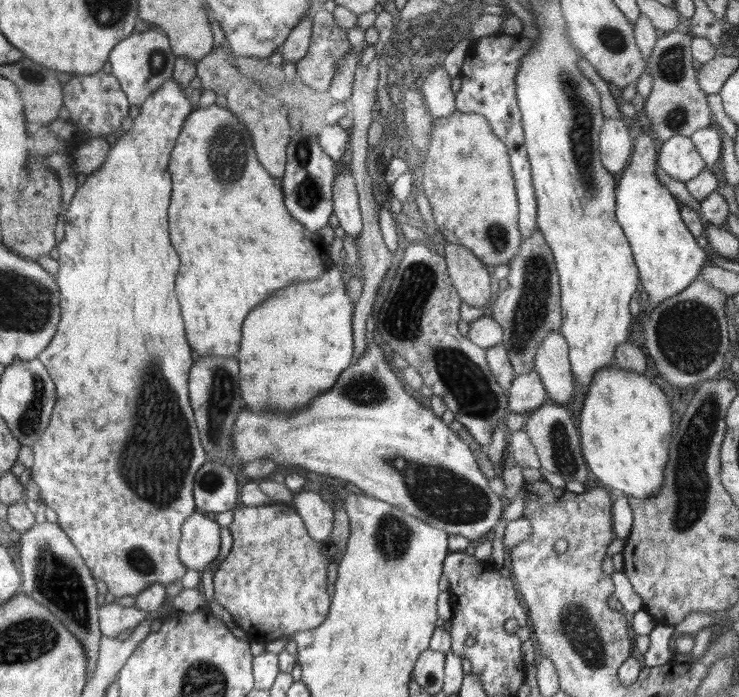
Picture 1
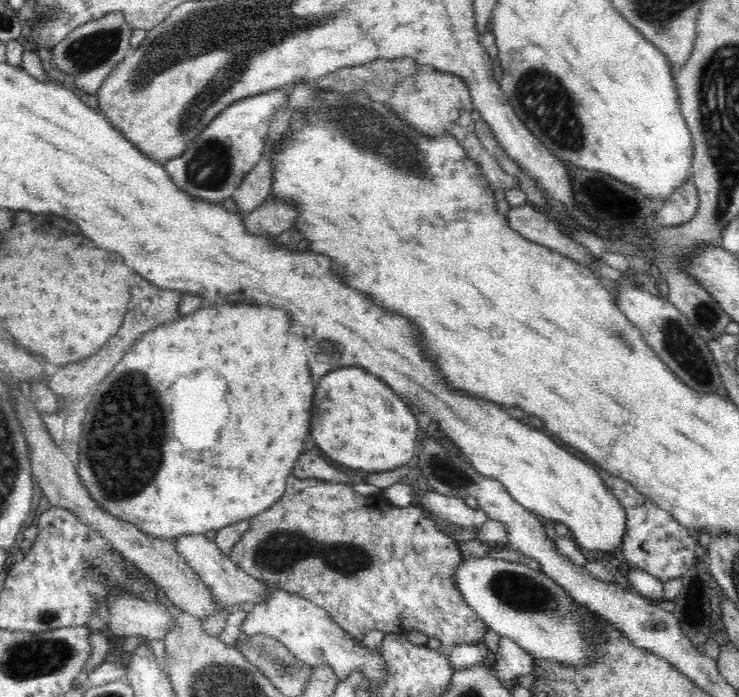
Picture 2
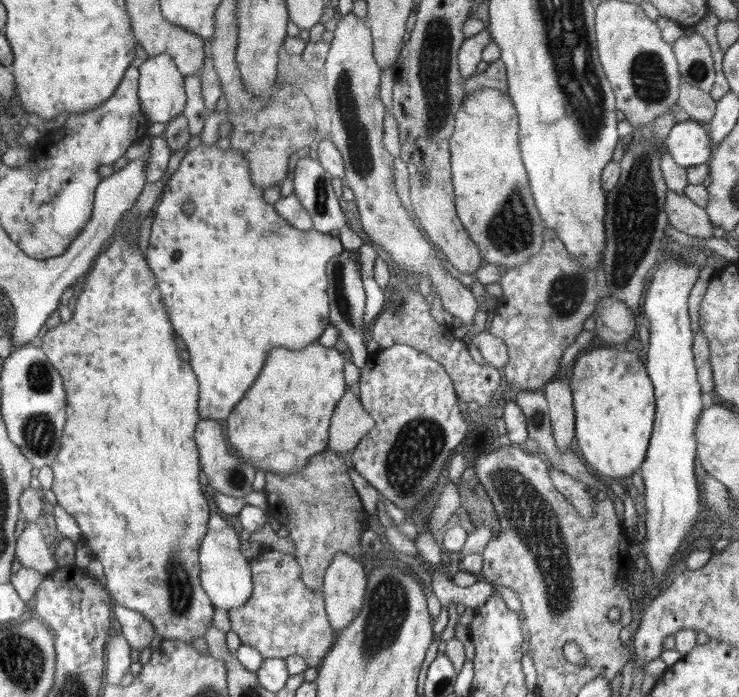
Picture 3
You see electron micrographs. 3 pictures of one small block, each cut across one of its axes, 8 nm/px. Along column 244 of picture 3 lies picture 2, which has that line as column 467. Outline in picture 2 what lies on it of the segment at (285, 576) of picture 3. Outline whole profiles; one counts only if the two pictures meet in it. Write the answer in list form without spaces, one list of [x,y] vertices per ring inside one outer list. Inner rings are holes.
[[[293,474],[286,482],[286,490],[278,502],[274,502],[268,510],[254,516],[250,521],[248,530],[242,538],[234,544],[230,557],[231,560],[246,574],[265,582],[271,588],[281,588],[286,592],[303,596],[312,604],[323,608],[344,631],[350,633],[354,639],[362,640],[371,630],[381,630],[385,635],[405,634],[410,630],[422,632],[430,639],[438,638],[445,651],[451,651],[456,644],[482,643],[488,626],[474,609],[466,603],[458,587],[456,587],[456,571],[463,564],[462,553],[458,549],[457,541],[446,535],[434,522],[434,517],[424,511],[420,505],[411,504],[407,507],[396,507],[388,499],[382,499],[379,495],[369,497],[360,495],[350,485],[340,482],[325,481],[317,478],[301,479]]]

